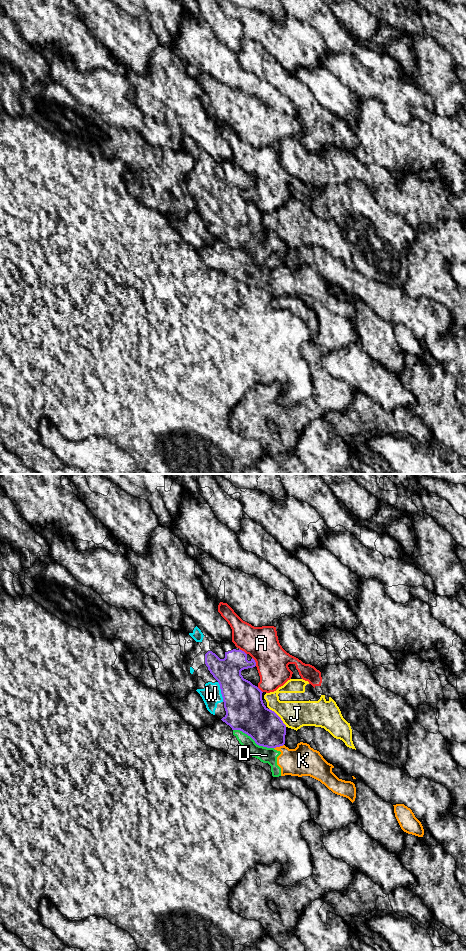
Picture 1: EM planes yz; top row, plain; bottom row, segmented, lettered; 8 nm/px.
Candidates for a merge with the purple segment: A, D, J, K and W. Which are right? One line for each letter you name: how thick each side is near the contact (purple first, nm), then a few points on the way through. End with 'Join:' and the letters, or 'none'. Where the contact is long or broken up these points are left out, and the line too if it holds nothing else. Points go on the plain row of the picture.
W: Thickness 320 nm (purple) against 160 nm
Join: W

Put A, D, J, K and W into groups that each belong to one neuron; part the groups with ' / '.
A / D K / J / W

